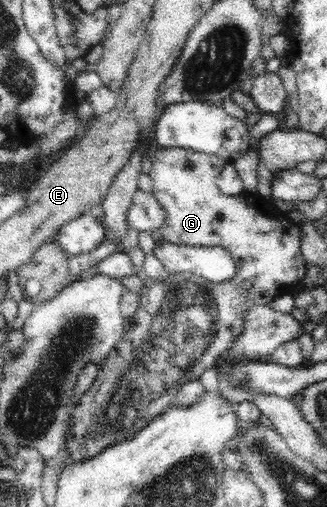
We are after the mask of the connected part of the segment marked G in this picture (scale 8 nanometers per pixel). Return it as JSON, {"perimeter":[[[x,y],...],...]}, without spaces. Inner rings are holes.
{"perimeter":[[[152,143],[148,146],[148,156],[153,163],[148,174],[152,181],[152,194],[165,208],[168,217],[166,225],[159,229],[164,241],[190,249],[199,246],[225,248],[235,260],[236,274],[225,283],[183,273],[171,274],[166,281],[155,281],[146,275],[146,286],[137,293],[139,309],[129,319],[133,325],[101,362],[103,369],[99,377],[75,405],[71,425],[64,433],[69,462],[91,459],[106,447],[134,436],[154,417],[167,411],[173,406],[176,391],[187,381],[199,380],[206,369],[215,367],[243,333],[243,315],[253,306],[269,306],[273,298],[291,294],[309,267],[302,254],[300,227],[287,213],[274,206],[271,199],[249,203],[242,197],[230,198],[220,192],[216,177],[223,171],[225,163],[232,161],[179,147],[160,149]]]}

